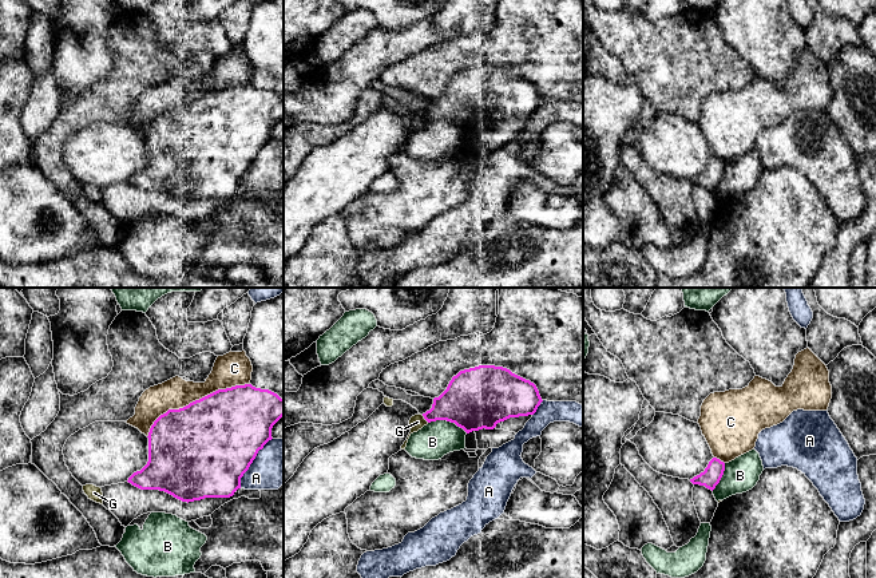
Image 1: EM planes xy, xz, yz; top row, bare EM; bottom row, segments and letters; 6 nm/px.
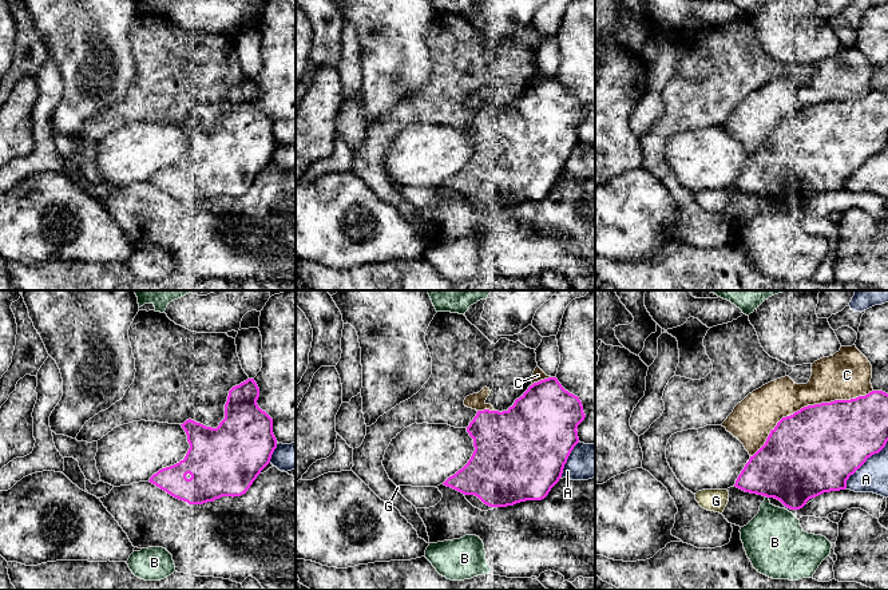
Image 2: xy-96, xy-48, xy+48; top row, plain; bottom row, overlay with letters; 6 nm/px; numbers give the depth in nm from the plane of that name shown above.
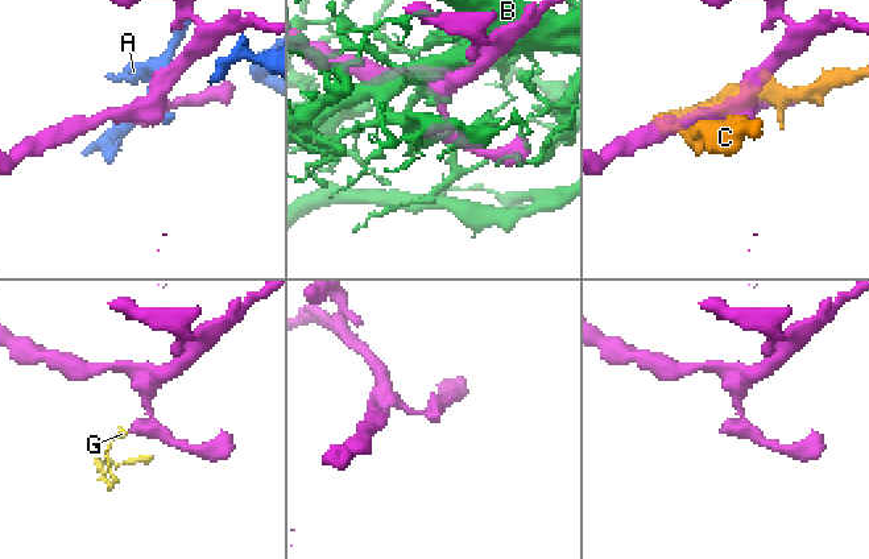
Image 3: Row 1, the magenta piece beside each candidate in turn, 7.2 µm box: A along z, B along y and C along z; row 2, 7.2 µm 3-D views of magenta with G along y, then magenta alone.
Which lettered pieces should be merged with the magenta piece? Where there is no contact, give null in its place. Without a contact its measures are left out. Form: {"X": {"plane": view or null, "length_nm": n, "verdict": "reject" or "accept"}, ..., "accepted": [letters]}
{"A": {"plane": "xy", "length_nm": 360, "verdict": "reject"}, "B": {"plane": "xz", "length_nm": 240, "verdict": "reject"}, "C": {"plane": "xy", "length_nm": 700, "verdict": "reject"}, "G": {"plane": "xz", "length_nm": 60, "verdict": "reject"}, "accepted": []}

